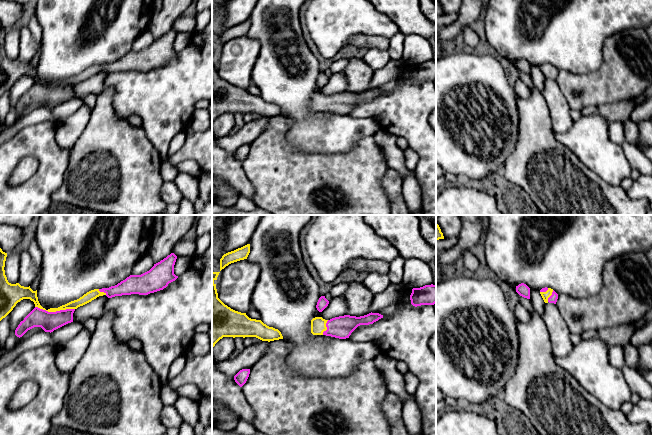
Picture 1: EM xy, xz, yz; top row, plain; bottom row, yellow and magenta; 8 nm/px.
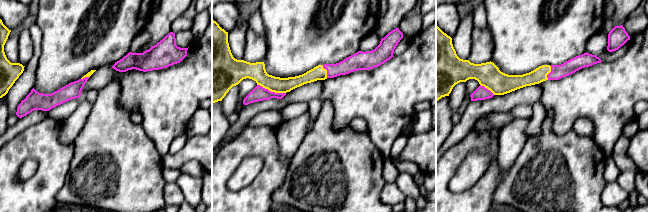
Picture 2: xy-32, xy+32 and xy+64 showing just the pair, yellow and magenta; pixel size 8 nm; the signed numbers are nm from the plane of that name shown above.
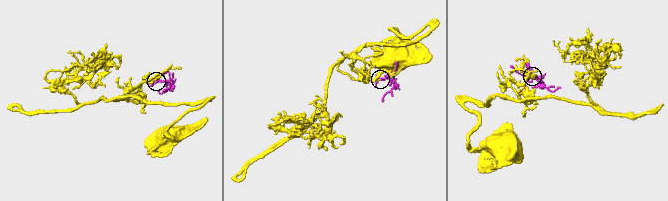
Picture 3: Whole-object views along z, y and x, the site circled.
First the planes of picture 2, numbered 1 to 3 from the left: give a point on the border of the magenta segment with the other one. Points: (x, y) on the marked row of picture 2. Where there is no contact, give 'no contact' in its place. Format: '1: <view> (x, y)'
1: xy-32 (84, 77)
2: xy+32 (271, 91)
3: xy+64 (487, 88)

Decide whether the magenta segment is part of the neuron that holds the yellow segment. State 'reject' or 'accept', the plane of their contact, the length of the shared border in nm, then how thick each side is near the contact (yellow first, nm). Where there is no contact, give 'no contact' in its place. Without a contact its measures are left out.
accept; contact in xy; length 320 nm; calibres 80 and 160 nm

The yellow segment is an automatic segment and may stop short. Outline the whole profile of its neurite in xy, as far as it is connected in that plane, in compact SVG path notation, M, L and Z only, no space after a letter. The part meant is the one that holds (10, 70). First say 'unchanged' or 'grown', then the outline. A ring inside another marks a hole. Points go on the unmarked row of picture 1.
grown; M0 24L0 97L23 75L30 75L35 80L35 84L20 98L15 106L15 111L19 114L34 103L41 103L45 108L51 109L73 98L74 87L99 72L106 71L108 74L112 74L131 70L148 71L163 66L169 59L178 54L174 50L177 32L171 29L141 51L130 51L115 62L91 66L77 76L58 84L46 86L38 77L37 66L33 67L30 62L24 63L19 59L11 60L8 58L4 46L6 33L7 29Z

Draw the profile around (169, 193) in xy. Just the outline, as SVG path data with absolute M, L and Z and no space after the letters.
M164 181L160 189L160 197L167 205L172 203L180 204L184 199L183 194L173 181Z

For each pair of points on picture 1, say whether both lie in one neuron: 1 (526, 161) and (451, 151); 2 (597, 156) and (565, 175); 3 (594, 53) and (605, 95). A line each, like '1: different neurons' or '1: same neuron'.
1: different neurons
2: different neurons
3: different neurons

